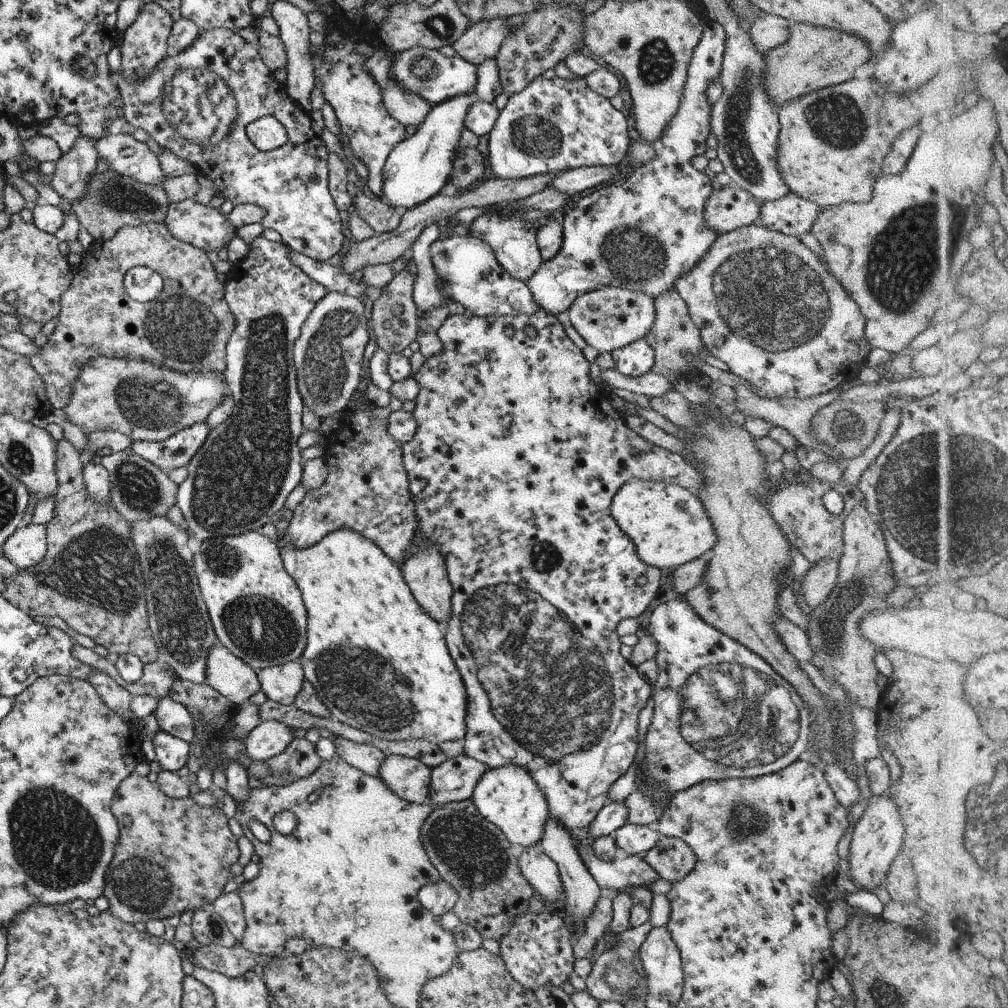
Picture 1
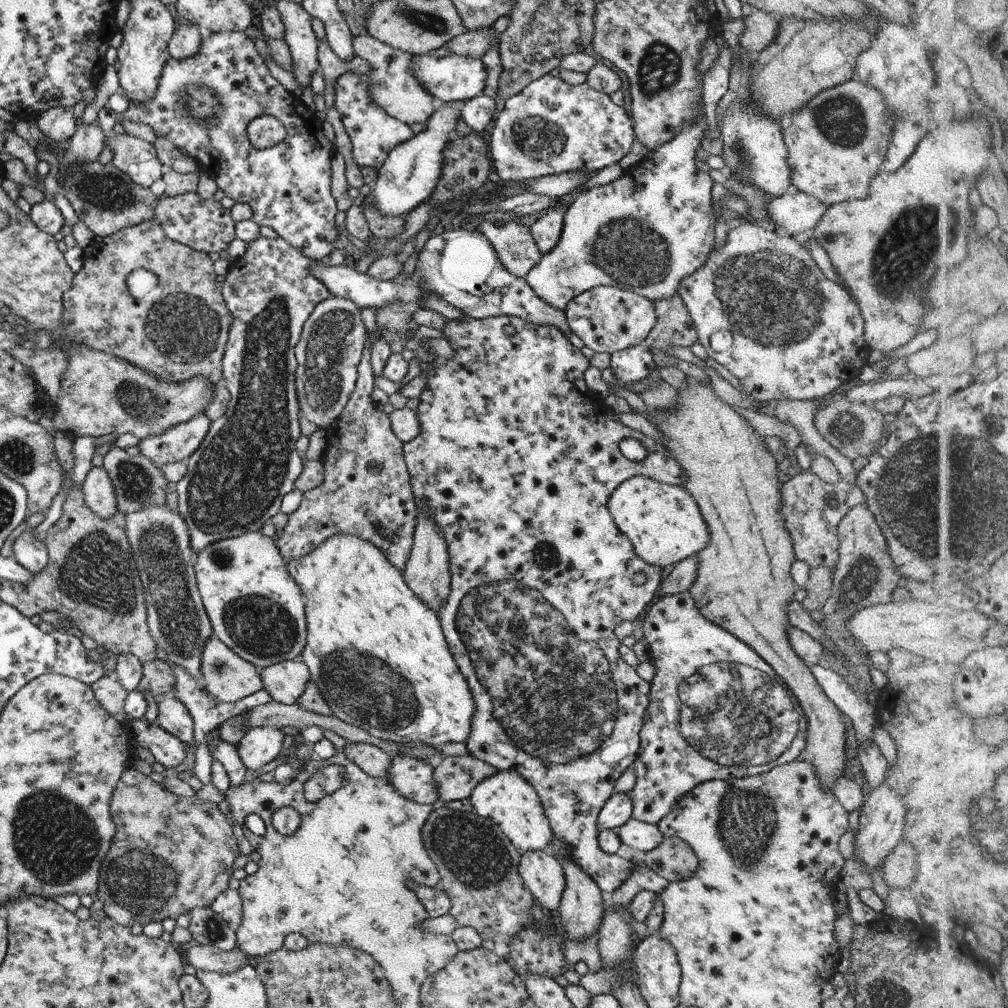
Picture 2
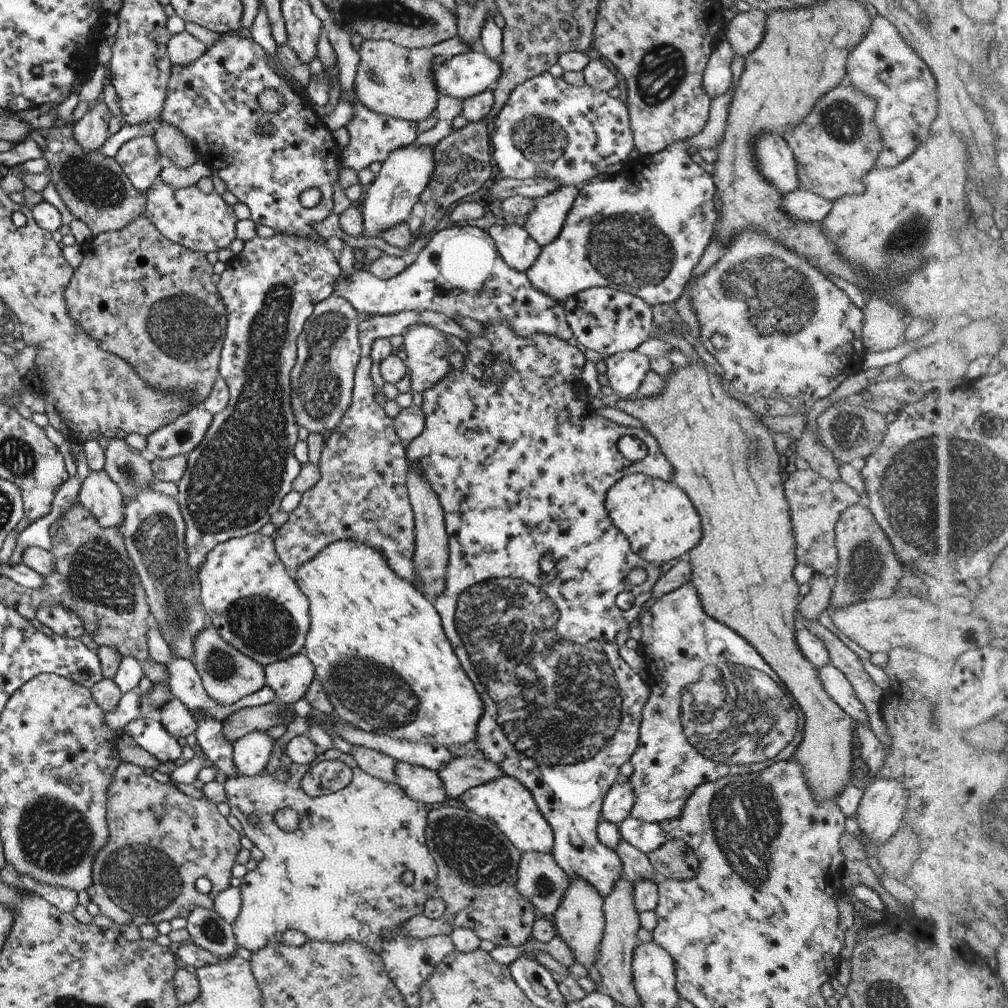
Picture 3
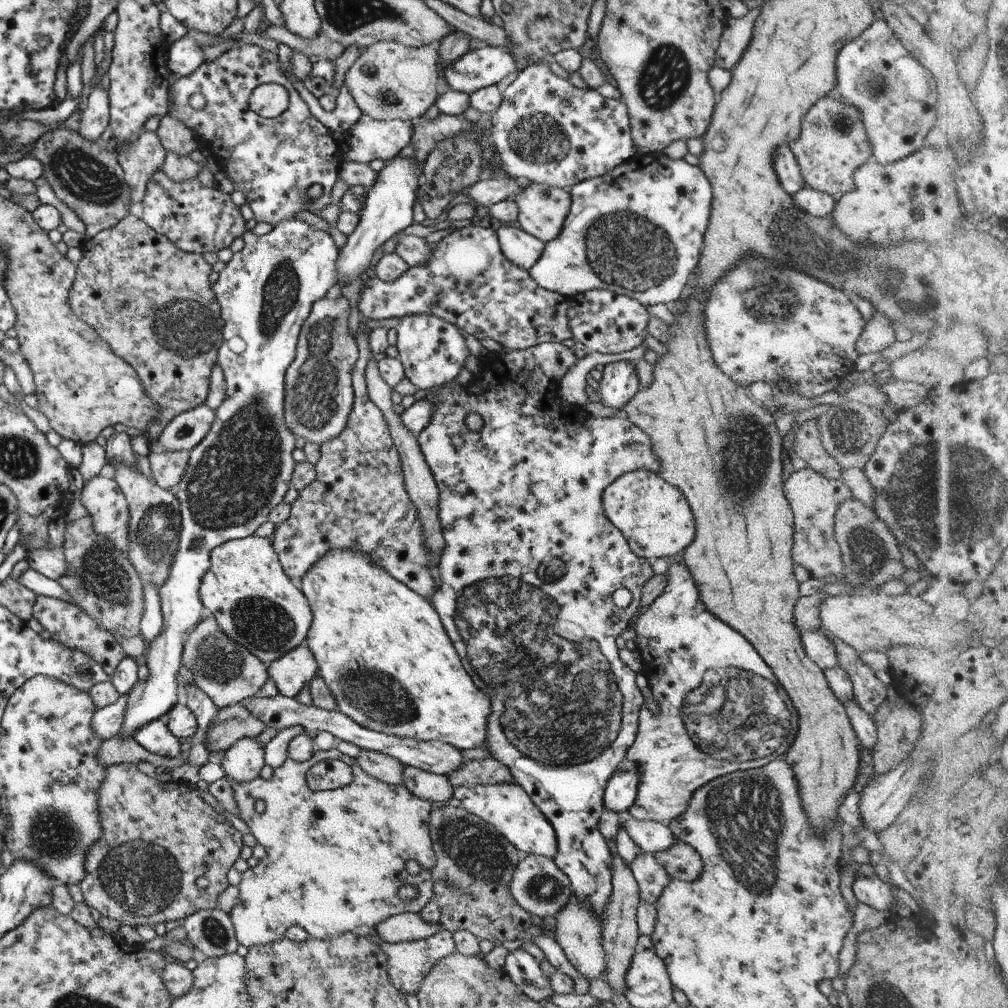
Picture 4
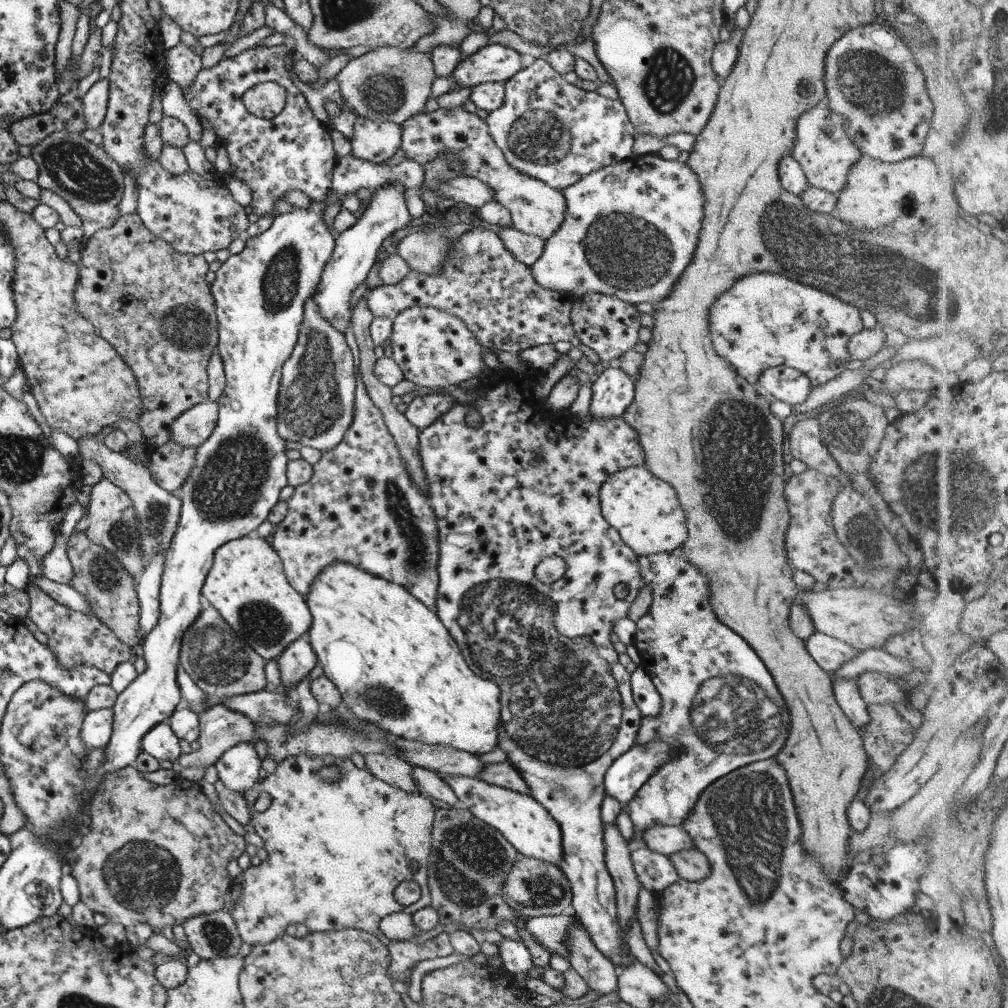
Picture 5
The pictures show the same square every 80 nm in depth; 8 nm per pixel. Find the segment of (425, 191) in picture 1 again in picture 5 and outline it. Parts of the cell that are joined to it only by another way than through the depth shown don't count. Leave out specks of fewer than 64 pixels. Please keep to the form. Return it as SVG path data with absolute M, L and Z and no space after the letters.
M385 183L371 191L371 198L355 224L340 232L334 240L331 256L321 271L319 284L311 298L319 309L320 317L327 320L336 331L344 333L349 326L351 291L365 280L368 272L374 272L377 250L381 242L395 230L404 228L412 218L405 207L404 191L405 188L395 183Z

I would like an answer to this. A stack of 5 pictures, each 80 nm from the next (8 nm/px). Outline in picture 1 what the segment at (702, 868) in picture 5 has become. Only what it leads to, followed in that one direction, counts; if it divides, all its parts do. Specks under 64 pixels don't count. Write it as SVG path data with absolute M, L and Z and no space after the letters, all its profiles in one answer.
M659 836L654 846L641 856L655 869L661 879L670 883L681 880L687 873L693 872L696 861L691 848L677 837Z

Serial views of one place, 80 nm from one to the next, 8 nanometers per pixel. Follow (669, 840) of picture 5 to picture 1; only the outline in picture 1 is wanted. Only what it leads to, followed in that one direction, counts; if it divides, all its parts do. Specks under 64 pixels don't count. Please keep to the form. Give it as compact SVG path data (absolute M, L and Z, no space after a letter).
M625 823L611 834L615 846L628 855L642 855L656 843L658 832L652 826Z

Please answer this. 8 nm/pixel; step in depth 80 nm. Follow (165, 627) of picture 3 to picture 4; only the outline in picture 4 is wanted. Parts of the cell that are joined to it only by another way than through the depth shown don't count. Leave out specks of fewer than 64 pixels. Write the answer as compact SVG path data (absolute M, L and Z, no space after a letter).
M116 463L115 465L111 465L114 469L114 476L113 480L117 483L117 486L120 488L120 491L124 494L124 499L126 500L128 506L128 523L127 523L127 548L126 548L126 556L129 559L129 562L133 565L133 568L136 570L141 582L143 585L153 585L155 589L157 589L157 594L159 588L162 586L163 583L166 582L166 578L168 577L168 569L171 566L174 554L176 553L177 545L178 545L178 536L179 536L179 527L180 527L180 516L179 516L179 509L178 509L178 500L177 497L172 494L170 491L165 490L164 488L159 488L159 486L151 483L150 480L147 480L145 476L139 473L136 468L131 469L126 464L123 463Z

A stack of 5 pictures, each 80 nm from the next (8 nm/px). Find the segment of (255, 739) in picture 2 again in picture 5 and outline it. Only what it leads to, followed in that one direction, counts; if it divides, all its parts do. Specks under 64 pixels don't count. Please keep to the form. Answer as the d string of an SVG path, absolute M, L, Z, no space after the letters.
M240 742L228 748L214 763L218 780L228 789L241 793L257 780L260 760L252 742Z

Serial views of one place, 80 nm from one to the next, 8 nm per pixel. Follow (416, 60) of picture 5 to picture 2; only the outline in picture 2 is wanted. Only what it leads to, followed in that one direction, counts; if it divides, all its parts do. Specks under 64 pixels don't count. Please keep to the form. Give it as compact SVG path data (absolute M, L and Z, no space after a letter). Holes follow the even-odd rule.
M483 27L474 31L465 31L449 40L449 42L445 42L442 46L448 48L450 54L454 53L455 55L480 60L492 45L492 41L498 42L499 34L492 30L491 27ZM367 33L352 37L352 51L354 56L359 56L369 63L373 72L369 74L369 88L372 101L381 107L389 116L409 126L427 120L433 110L433 97L425 92L415 77L408 70L411 57L409 53L395 50Z

